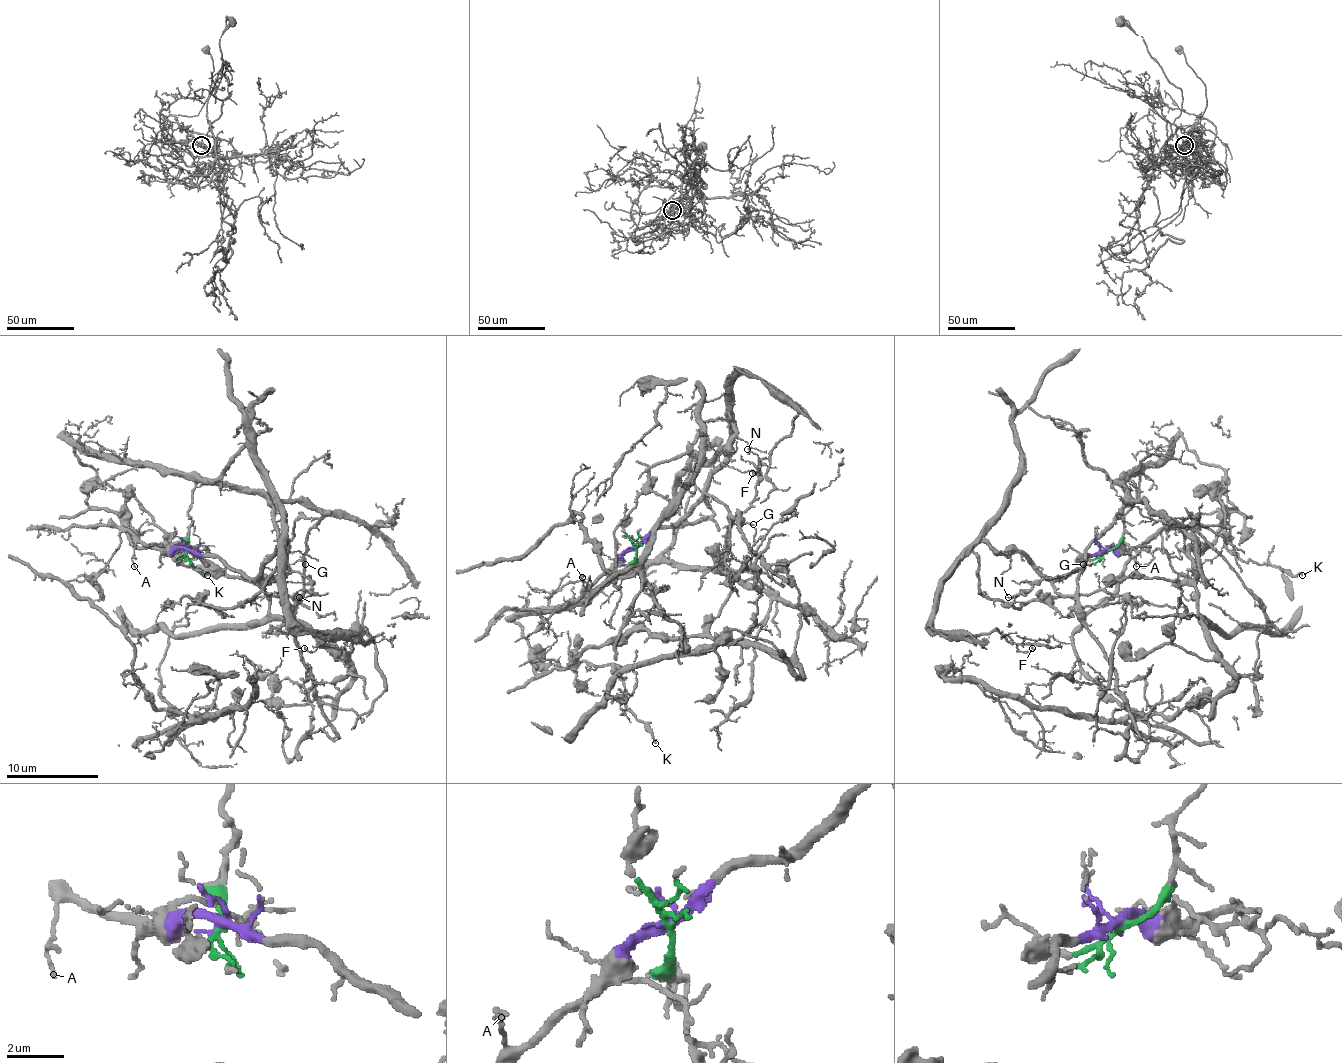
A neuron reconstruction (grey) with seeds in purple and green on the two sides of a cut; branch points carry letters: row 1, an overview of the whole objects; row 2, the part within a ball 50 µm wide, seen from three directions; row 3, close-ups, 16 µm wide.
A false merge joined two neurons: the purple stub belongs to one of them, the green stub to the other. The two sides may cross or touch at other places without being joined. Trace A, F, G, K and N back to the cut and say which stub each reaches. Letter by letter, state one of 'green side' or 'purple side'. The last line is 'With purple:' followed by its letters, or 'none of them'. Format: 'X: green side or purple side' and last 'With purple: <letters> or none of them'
A: purple side
F: purple side
G: green side
K: green side
N: green side
With purple: A, F

